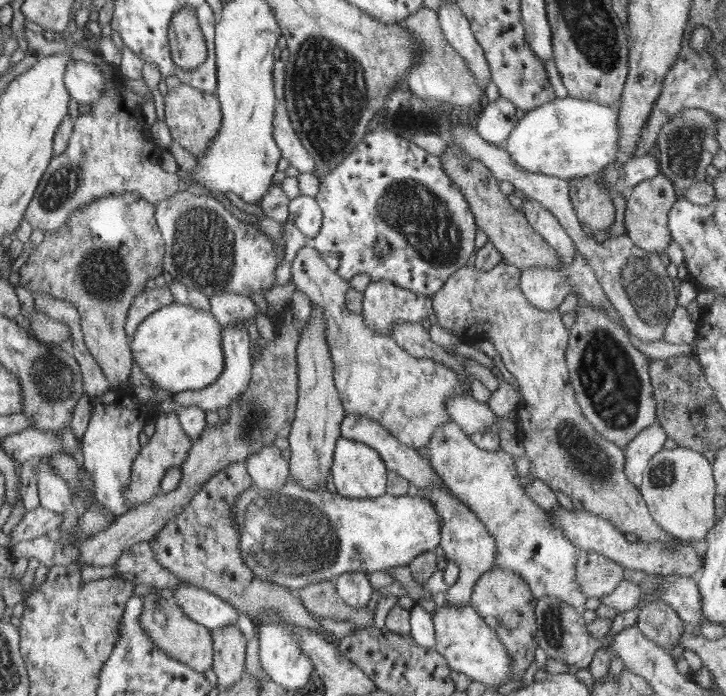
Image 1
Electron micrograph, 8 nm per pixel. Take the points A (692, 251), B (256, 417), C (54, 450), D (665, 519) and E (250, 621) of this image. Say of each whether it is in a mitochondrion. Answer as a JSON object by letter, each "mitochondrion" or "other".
{"A":"other","B":"mitochondrion","C":"other","D":"other","E":"other"}

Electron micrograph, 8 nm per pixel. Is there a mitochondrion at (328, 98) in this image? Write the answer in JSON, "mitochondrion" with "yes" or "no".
{"mitochondrion":"yes"}

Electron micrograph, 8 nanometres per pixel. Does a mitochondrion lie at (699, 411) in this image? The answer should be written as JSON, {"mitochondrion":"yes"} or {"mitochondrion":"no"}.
{"mitochondrion":"no"}

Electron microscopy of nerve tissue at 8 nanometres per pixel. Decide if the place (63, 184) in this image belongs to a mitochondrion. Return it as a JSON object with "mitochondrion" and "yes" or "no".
{"mitochondrion":"yes"}

